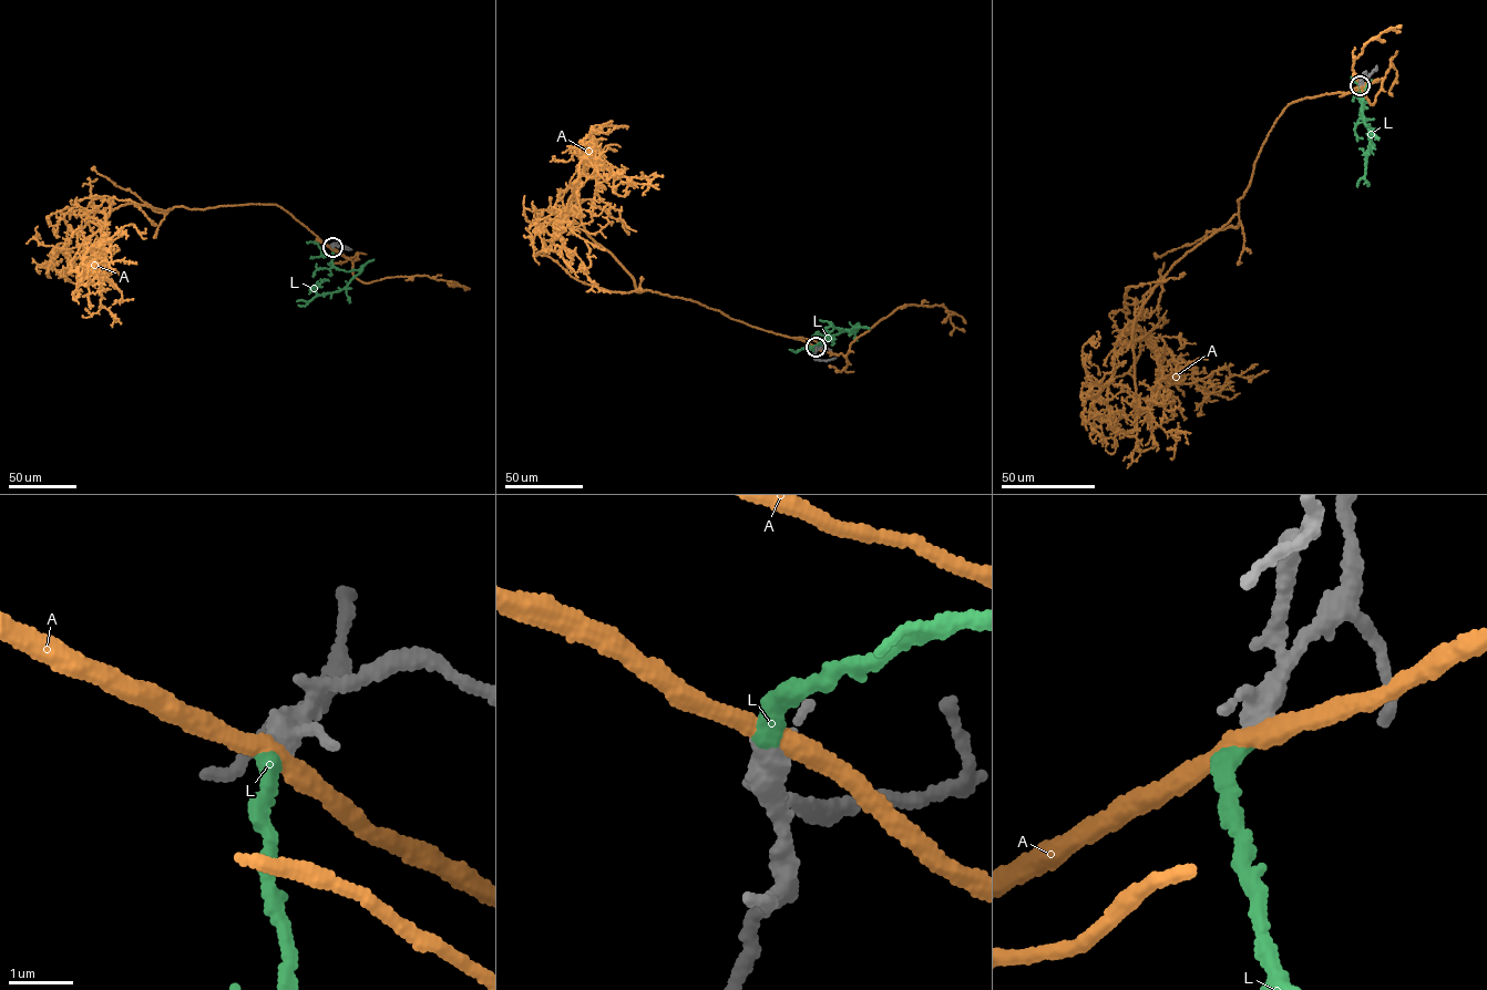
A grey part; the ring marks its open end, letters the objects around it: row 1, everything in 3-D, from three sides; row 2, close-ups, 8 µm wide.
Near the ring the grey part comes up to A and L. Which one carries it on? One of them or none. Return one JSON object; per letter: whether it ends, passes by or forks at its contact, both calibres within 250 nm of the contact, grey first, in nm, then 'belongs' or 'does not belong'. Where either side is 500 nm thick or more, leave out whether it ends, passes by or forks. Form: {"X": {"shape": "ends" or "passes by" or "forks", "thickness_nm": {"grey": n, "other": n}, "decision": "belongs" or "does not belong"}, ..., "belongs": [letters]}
{"A": {"shape": "passes by", "thickness_nm": {"grey": 320, "other": 280}, "decision": "does not belong"}, "L": {"shape": "ends", "thickness_nm": {"grey": 300, "other": 280}, "decision": "belongs"}, "belongs": ["L"]}

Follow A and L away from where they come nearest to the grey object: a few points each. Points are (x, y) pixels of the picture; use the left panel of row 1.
A: (332, 247), (272, 204), (109, 214), (110, 197), (88, 197), (74, 206), (105, 223), (69, 240), (78, 286)
L: (332, 247), (332, 266), (348, 271), (361, 268), (361, 271), (340, 290), (317, 295), (317, 282), (308, 290)

